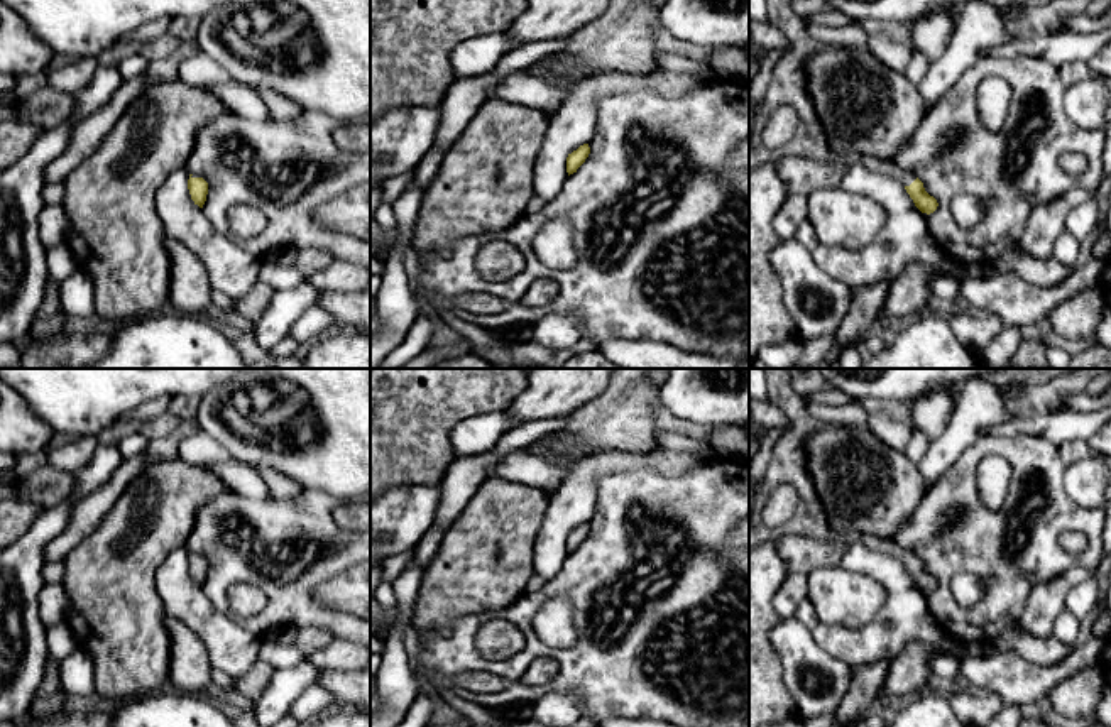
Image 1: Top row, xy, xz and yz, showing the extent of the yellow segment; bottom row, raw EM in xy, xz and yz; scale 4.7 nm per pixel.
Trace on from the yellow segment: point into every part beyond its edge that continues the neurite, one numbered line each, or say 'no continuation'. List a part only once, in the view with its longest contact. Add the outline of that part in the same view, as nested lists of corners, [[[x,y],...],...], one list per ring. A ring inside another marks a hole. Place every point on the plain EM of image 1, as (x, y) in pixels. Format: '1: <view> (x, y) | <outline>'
1: yz (886, 546) | [[[866,534],[866,536],[861,536],[857,539],[866,548],[869,548],[876,553],[889,555],[889,556],[901,560],[903,565],[910,565],[917,558],[917,555],[911,553],[910,548],[898,546],[891,539],[883,539],[883,538],[873,536],[873,534]]]

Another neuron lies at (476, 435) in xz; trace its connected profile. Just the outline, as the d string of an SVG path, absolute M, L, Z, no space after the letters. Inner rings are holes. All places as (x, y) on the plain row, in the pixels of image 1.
M509 409L472 416L453 428L448 451L458 458L487 453L516 426L519 424L511 419Z

